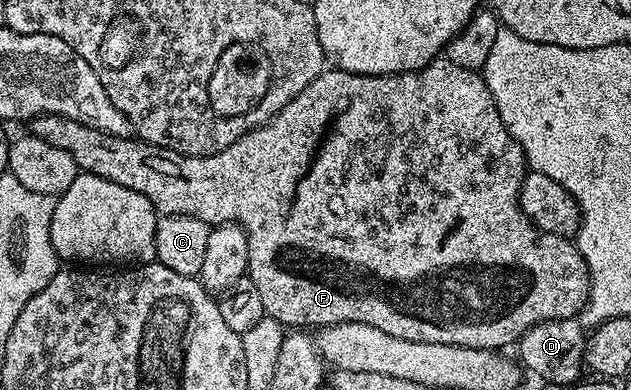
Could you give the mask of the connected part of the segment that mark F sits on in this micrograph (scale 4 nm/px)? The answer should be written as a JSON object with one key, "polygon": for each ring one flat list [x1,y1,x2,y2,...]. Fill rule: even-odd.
{"polygon":[[445,55,436,57,420,69,389,75,361,75,334,67,324,68,323,73,305,87,305,91,281,107,281,111,272,115,264,125,250,129,237,139,237,143,229,143,225,151,204,157,186,157,177,151,150,145,147,141,118,137,56,113,43,113,31,118,29,128,30,136,45,139,45,143,61,147,61,151,69,151,80,171,109,179,109,183,121,183,121,187,129,187,129,191,145,195,145,199,153,203,156,214,165,217,193,215,193,219,201,219,212,227,229,224,242,227,249,239,247,276,261,295,266,316,284,327,322,327,352,321,369,323,369,327,397,335,397,339,413,339,413,343,449,343,503,351,508,348,506,345,514,346,529,327,537,327,537,323,553,319,578,318,587,304,591,280,578,244,569,237,542,233,521,211,519,192,529,172,527,156,517,139,509,135,505,123,501,123,487,80,482,72,457,67,457,63]]}

